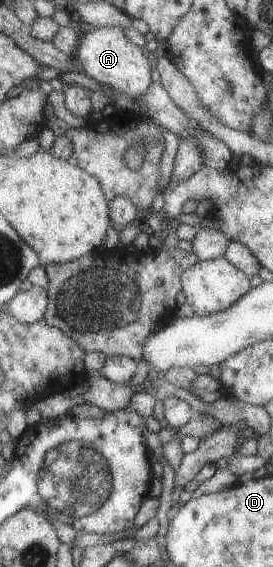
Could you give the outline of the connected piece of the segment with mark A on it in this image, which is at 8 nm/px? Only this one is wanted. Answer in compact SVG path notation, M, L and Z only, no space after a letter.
M103 26L83 32L75 50L79 70L88 78L104 84L130 98L137 99L150 86L150 60L118 27Z

